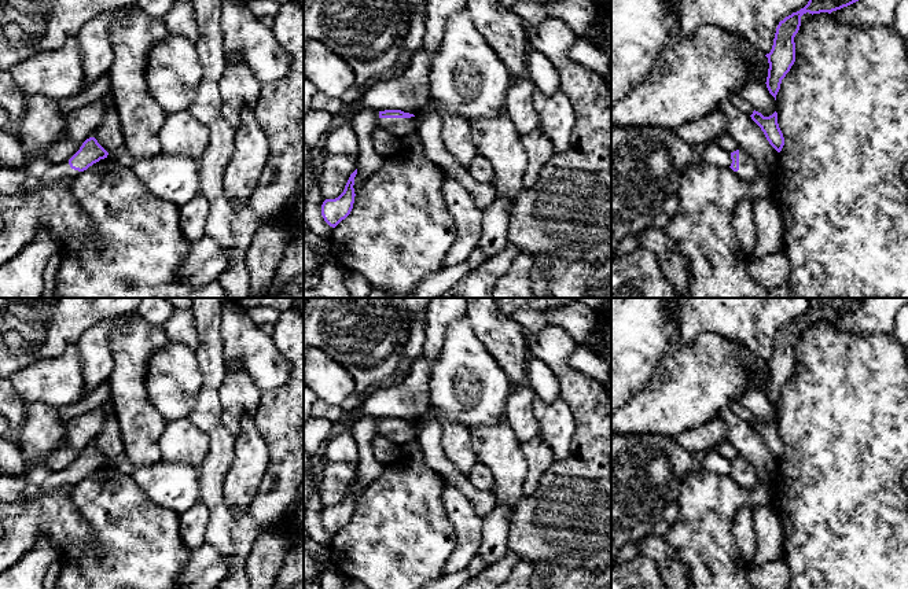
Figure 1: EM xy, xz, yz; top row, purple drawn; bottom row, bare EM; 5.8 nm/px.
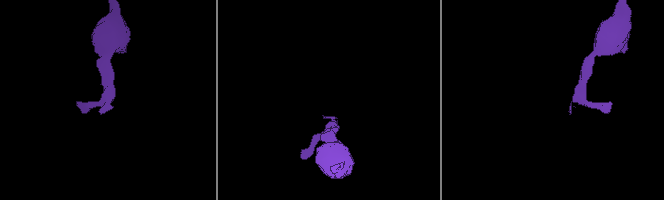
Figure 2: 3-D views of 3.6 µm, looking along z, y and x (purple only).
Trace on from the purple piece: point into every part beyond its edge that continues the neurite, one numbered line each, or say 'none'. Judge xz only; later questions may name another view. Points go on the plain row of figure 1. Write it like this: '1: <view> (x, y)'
1: xz (400, 435)

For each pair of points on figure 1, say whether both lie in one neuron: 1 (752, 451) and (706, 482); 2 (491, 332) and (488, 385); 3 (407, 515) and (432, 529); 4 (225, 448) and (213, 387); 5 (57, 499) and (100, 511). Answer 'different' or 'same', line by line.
1: different
2: different
3: same
4: same
5: different

